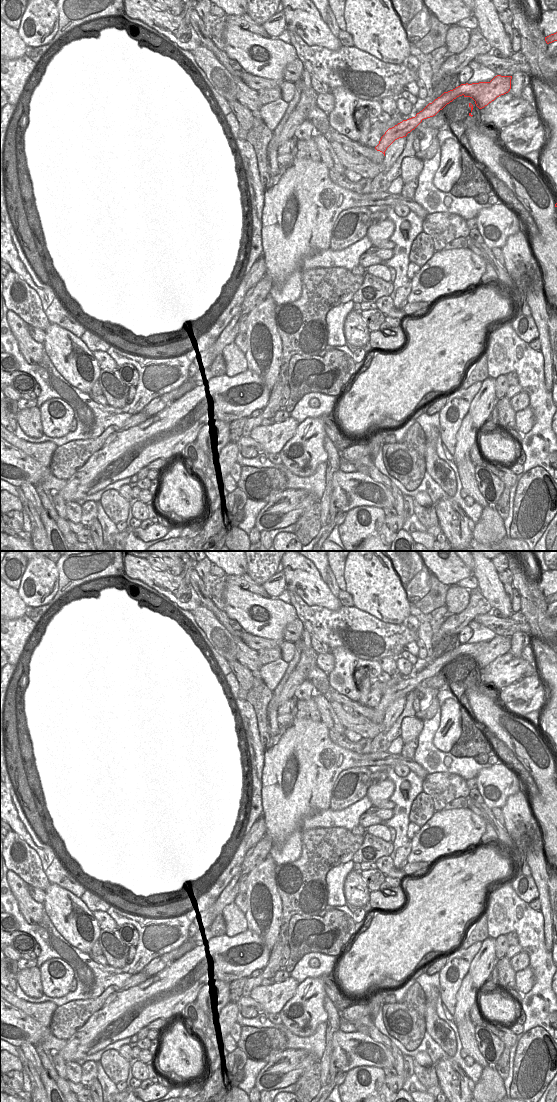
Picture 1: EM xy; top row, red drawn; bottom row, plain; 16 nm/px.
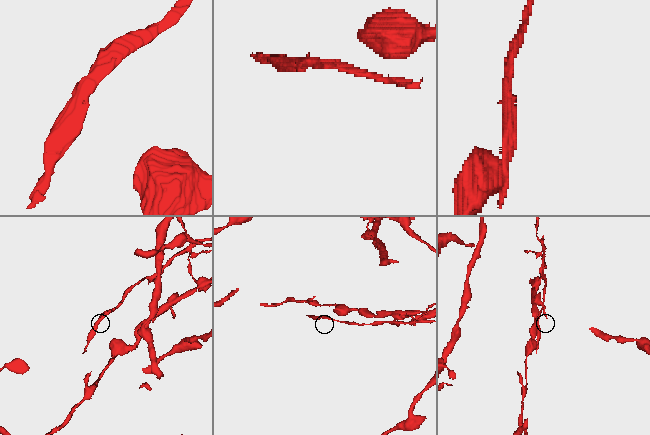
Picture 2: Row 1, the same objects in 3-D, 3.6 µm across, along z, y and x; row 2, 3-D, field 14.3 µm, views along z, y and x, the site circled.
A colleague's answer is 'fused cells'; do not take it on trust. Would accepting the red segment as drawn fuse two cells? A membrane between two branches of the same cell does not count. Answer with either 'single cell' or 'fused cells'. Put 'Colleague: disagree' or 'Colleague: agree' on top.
Colleague: agree
fused cells

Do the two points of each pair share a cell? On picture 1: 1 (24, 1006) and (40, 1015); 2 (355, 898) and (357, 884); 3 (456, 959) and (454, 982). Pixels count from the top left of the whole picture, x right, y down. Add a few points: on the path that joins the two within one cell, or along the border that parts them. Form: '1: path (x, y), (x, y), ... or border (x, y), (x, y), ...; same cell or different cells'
1: path (28, 1008), (36, 1011); same cell
2: path (356, 895), (356, 887); same cell
3: path (456, 965), (454, 976); same cell

